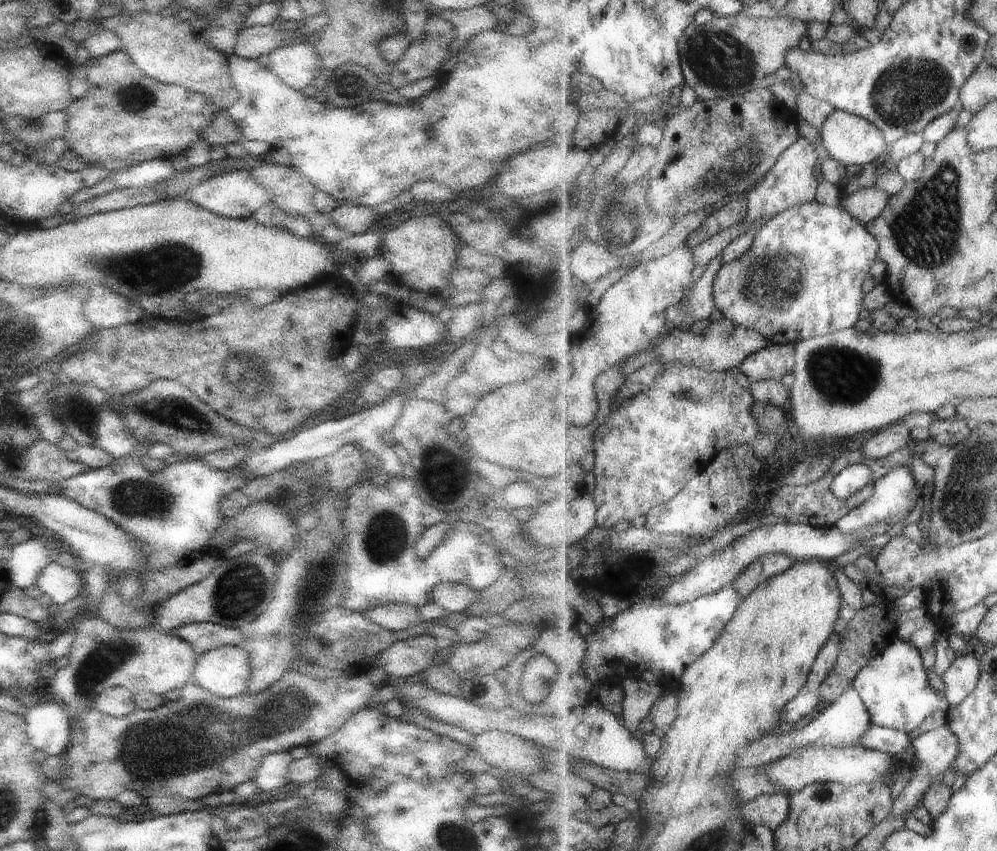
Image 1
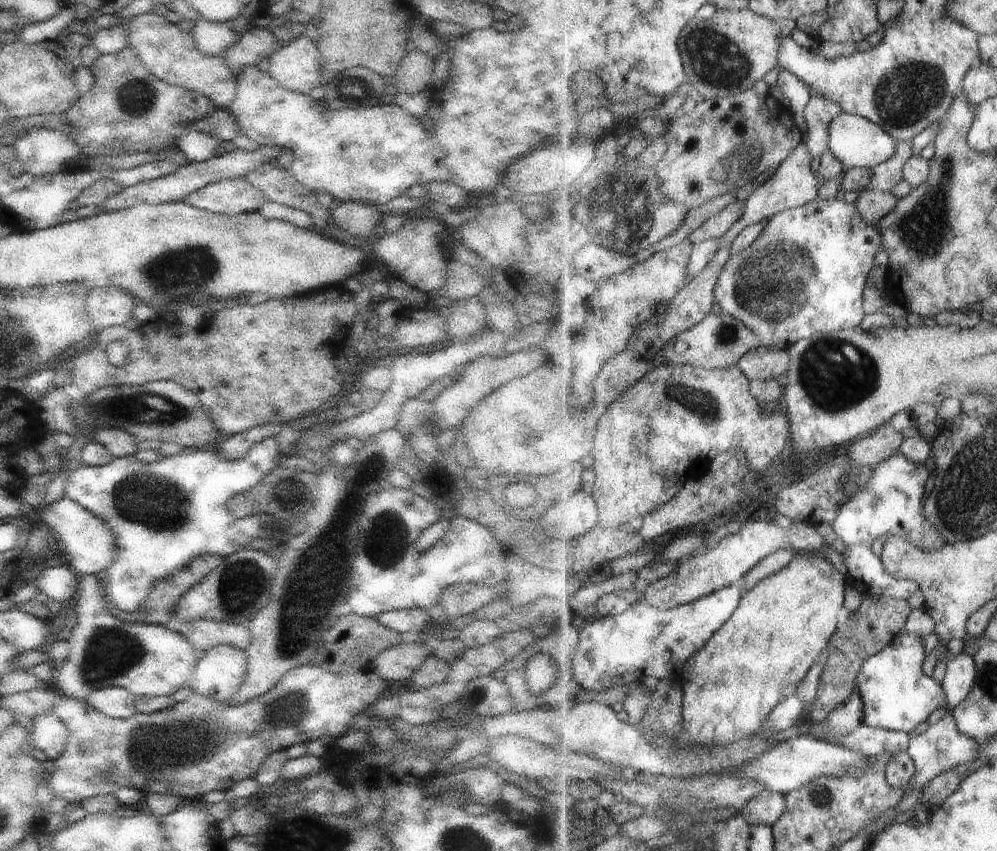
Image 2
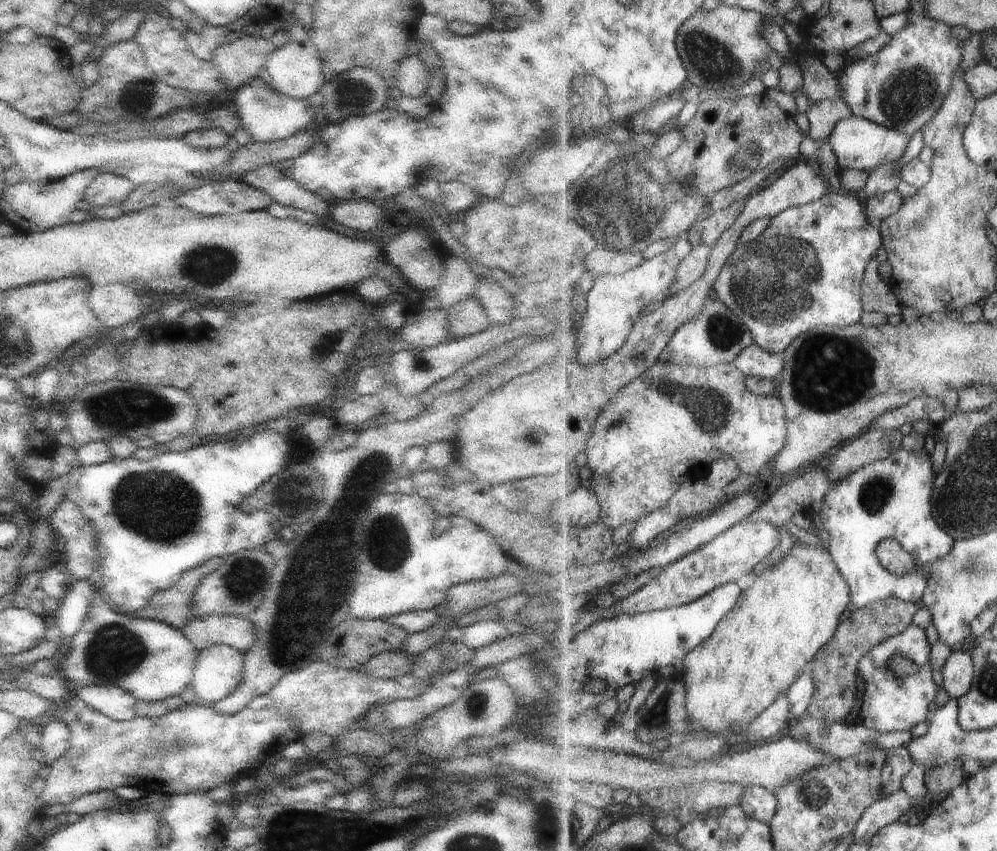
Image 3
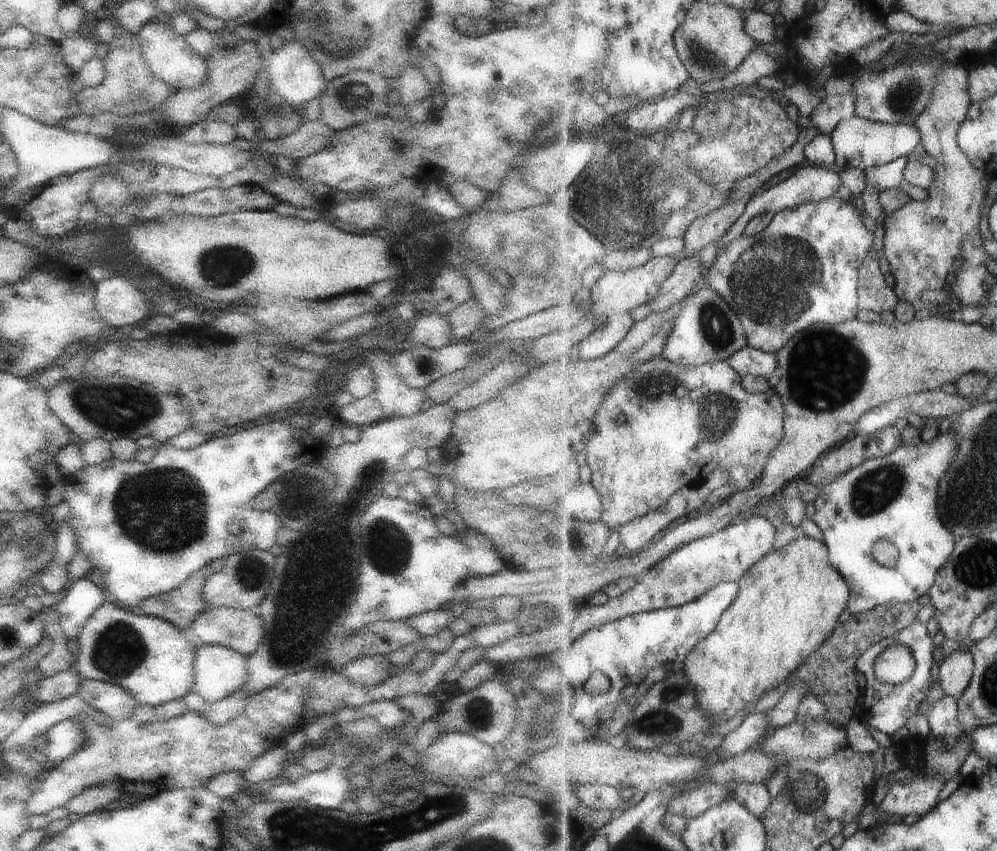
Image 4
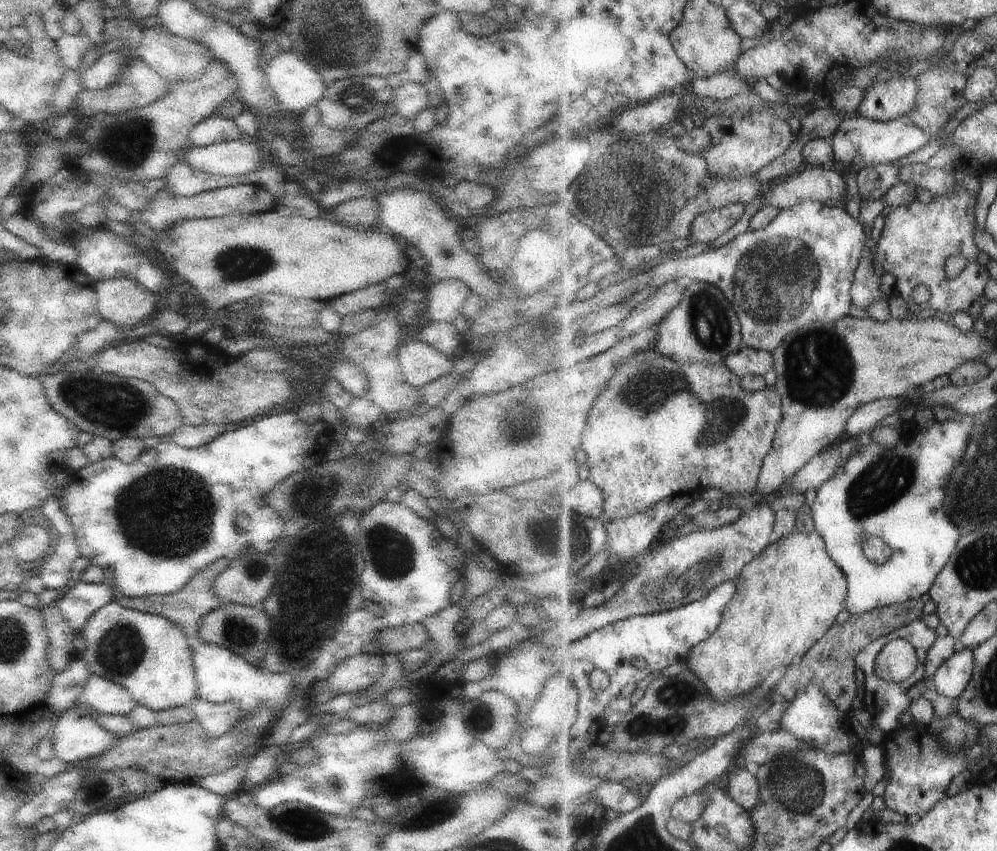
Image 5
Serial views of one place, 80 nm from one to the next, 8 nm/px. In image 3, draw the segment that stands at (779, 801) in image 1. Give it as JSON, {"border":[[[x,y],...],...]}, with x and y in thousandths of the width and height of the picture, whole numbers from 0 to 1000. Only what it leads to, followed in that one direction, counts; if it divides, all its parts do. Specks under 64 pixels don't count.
{"border":[[[750,922],[743,935],[742,947],[749,959],[771,967],[779,957],[778,933],[760,922]]]}

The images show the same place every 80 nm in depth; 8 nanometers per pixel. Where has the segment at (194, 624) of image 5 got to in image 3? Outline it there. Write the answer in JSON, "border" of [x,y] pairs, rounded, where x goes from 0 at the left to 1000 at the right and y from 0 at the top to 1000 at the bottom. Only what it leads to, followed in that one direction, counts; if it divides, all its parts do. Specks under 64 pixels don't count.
{"border":[[[212,656],[202,665],[186,672],[174,689],[170,689],[170,692],[155,696],[146,706],[145,712],[132,724],[165,731],[169,736],[182,740],[190,726],[190,719],[194,712],[194,698],[198,689],[214,673],[220,663],[222,663],[222,656]]]}

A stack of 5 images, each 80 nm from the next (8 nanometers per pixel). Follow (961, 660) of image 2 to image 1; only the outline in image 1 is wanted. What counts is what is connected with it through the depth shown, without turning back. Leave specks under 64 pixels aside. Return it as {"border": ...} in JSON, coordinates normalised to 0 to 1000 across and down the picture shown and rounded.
{"border":[[[962,767],[944,796],[953,830],[963,828],[978,810],[984,797],[984,777],[980,767]]]}

